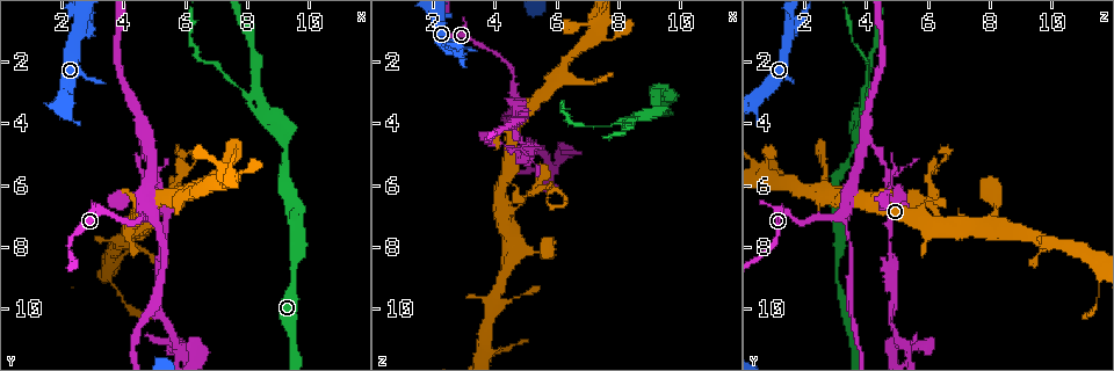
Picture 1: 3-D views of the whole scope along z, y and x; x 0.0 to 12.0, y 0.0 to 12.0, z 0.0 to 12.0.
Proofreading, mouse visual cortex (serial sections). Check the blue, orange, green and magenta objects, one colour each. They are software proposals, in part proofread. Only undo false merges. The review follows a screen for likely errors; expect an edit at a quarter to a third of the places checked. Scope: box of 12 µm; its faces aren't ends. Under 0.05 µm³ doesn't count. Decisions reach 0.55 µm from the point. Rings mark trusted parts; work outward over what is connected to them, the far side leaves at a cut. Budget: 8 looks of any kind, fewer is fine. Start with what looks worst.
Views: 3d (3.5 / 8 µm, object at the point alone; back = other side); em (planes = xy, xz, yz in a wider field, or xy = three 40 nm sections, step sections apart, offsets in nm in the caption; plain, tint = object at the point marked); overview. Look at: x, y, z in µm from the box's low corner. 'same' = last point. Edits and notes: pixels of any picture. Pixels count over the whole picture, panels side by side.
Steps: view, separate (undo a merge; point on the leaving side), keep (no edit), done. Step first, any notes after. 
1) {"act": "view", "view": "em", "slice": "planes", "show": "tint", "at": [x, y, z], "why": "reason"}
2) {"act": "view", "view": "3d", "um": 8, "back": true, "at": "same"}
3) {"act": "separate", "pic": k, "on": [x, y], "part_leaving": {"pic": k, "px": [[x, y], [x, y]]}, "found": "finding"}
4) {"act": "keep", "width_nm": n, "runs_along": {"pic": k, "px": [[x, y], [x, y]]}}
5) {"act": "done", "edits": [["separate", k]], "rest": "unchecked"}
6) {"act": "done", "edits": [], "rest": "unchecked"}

{"act": "view", "view": "3d", "um": 3.5, "at": [8.3, 3.2, 3.9], "why": "two arms in line, one across"}

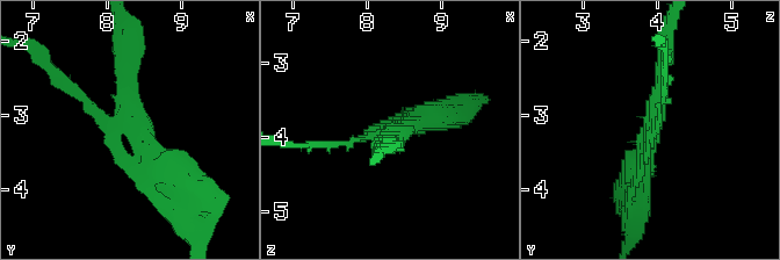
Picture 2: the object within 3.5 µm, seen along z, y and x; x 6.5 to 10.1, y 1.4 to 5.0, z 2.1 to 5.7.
{"act": "view", "view": "em", "slice": "xy", "step": 3, "show": "tint", "at": [8.35, 3.25, 3.95], "arms": 3, "arm_widths_nm": [100, 200, 400]}

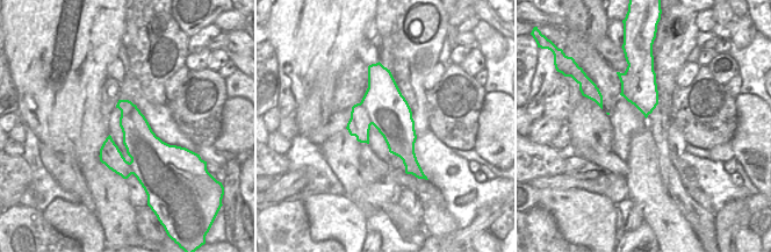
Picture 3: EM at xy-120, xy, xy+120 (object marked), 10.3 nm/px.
{"act": "keep", "runs_along": {"pic": 2, "px": [[181, 189], [131, 132], [128, 58]]}, "found": "continuous, no second cell"}

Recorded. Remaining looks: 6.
{"act": "view", "view": "em", "slice": "xy", "step": 2, "show": "tint", "at": [4.7, 4.6, 3.9], "why": "two arms in line, one across"}

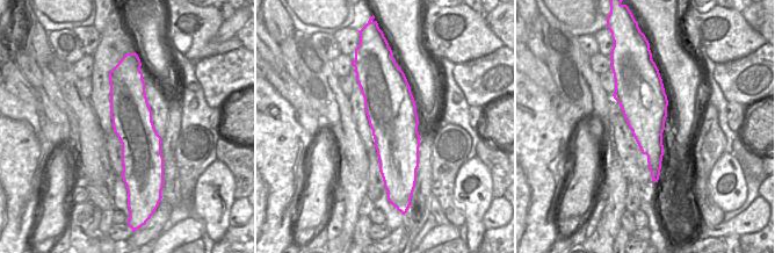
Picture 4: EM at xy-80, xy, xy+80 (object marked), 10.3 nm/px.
{"act": "view", "view": "3d", "um": 3.5, "at": "same"}

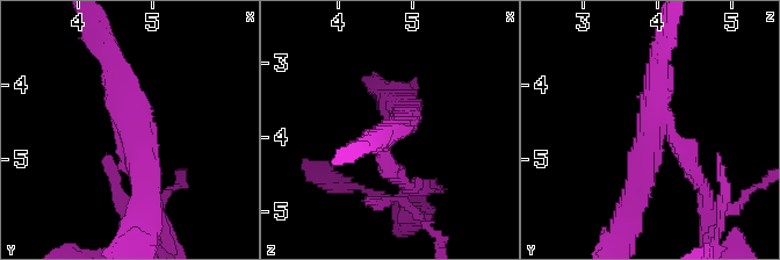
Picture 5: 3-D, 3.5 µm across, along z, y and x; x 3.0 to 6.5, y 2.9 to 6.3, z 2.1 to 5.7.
{"act": "separate", "pic": 5, "on": [693, 164], "part_leaving": {"pic": 5, "px": [[667, 132], [706, 189], [709, 228]]}, "found": "a second cell is stuck on"}

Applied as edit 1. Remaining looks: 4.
{"act": "view", "view": "3d", "um": 3.5, "at": [4.7, 7.3, 6.8], "why": "sharp bend"}

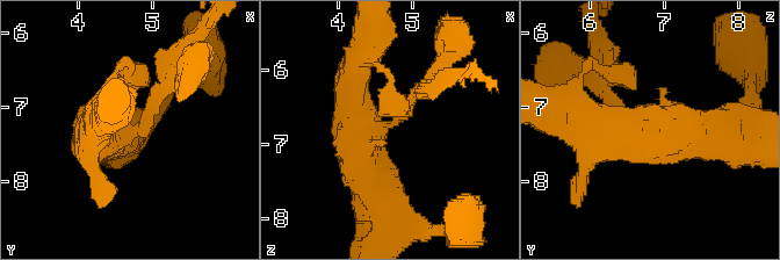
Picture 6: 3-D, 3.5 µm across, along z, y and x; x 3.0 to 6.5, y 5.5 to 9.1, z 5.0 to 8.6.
{"act": "view", "view": "em", "slice": "planes", "show": "tint", "at": [4.55, 7.35, 6.75]}

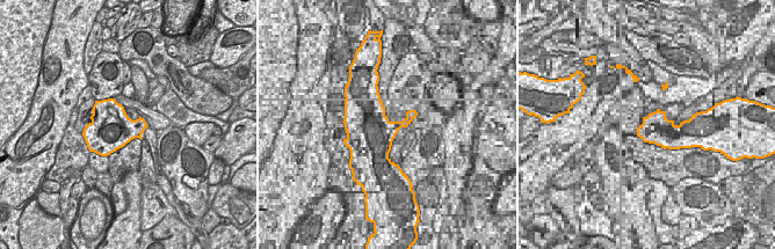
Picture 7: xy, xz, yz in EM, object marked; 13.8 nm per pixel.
{"act": "keep", "runs_along": {"pic": 6, "px": [[360, 59], [353, 107], [377, 206]]}, "found": "continuous, no second cell"}

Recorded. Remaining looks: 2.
{"act": "done", "edits": [["separate", 5]], "rest": "unchecked"}

